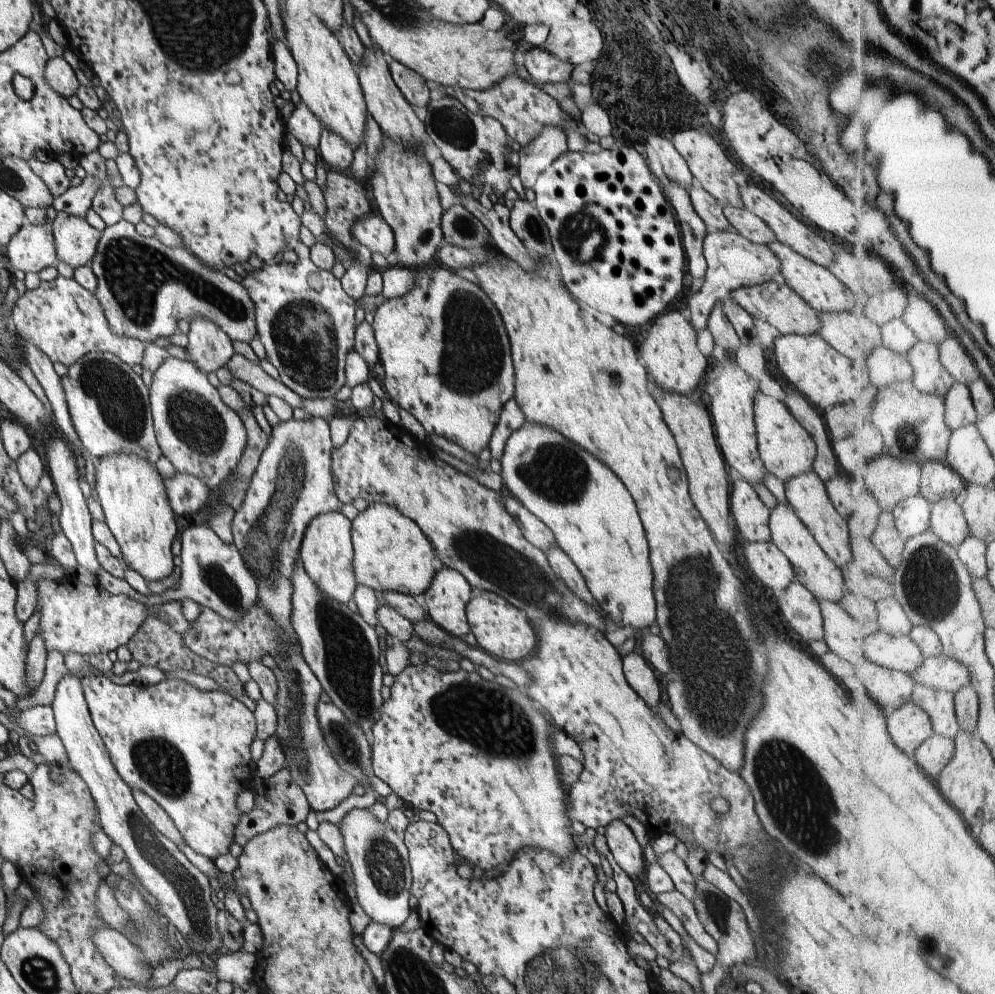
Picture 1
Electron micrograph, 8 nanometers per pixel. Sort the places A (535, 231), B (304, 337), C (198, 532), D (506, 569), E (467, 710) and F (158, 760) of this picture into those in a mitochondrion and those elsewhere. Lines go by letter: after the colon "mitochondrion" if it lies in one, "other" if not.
A: mitochondrion
B: mitochondrion
C: other
D: mitochondrion
E: mitochondrion
F: mitochondrion

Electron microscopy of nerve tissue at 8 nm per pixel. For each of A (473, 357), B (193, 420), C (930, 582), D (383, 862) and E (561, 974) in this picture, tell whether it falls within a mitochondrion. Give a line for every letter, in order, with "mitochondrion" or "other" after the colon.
A: mitochondrion
B: mitochondrion
C: mitochondrion
D: mitochondrion
E: mitochondrion

